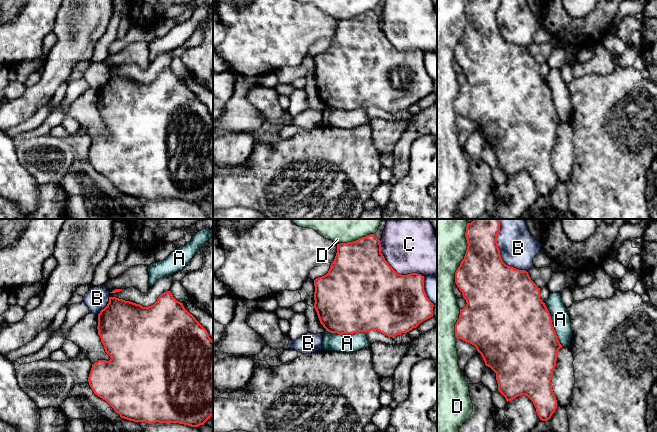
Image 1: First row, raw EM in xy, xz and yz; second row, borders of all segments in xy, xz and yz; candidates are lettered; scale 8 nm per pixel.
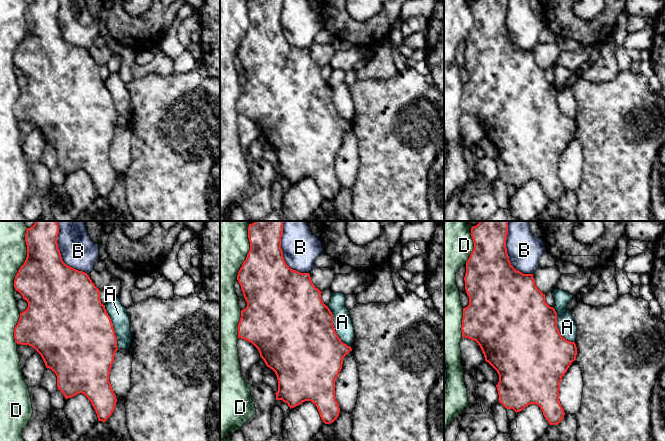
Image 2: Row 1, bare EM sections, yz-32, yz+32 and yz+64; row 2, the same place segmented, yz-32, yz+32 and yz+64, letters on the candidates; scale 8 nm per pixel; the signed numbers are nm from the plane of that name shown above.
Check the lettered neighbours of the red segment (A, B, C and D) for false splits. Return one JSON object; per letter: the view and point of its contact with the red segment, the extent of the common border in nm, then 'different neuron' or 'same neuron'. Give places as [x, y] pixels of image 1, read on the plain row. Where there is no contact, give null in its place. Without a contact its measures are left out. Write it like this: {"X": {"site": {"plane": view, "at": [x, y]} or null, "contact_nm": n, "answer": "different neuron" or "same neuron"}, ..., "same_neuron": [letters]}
{"A": {"site": {"plane": "yz", "at": [552, 101]}, "contact_nm": 380, "answer": "different neuron"}, "B": {"site": {"plane": "yz", "at": [499, 30]}, "contact_nm": 440, "answer": "different neuron"}, "C": {"site": {"plane": "xz", "at": [394, 46]}, "contact_nm": 460, "answer": "different neuron"}, "D": {"site": {"plane": "yz", "at": [466, 29]}, "contact_nm": 480, "answer": "different neuron"}, "same_neuron": []}

